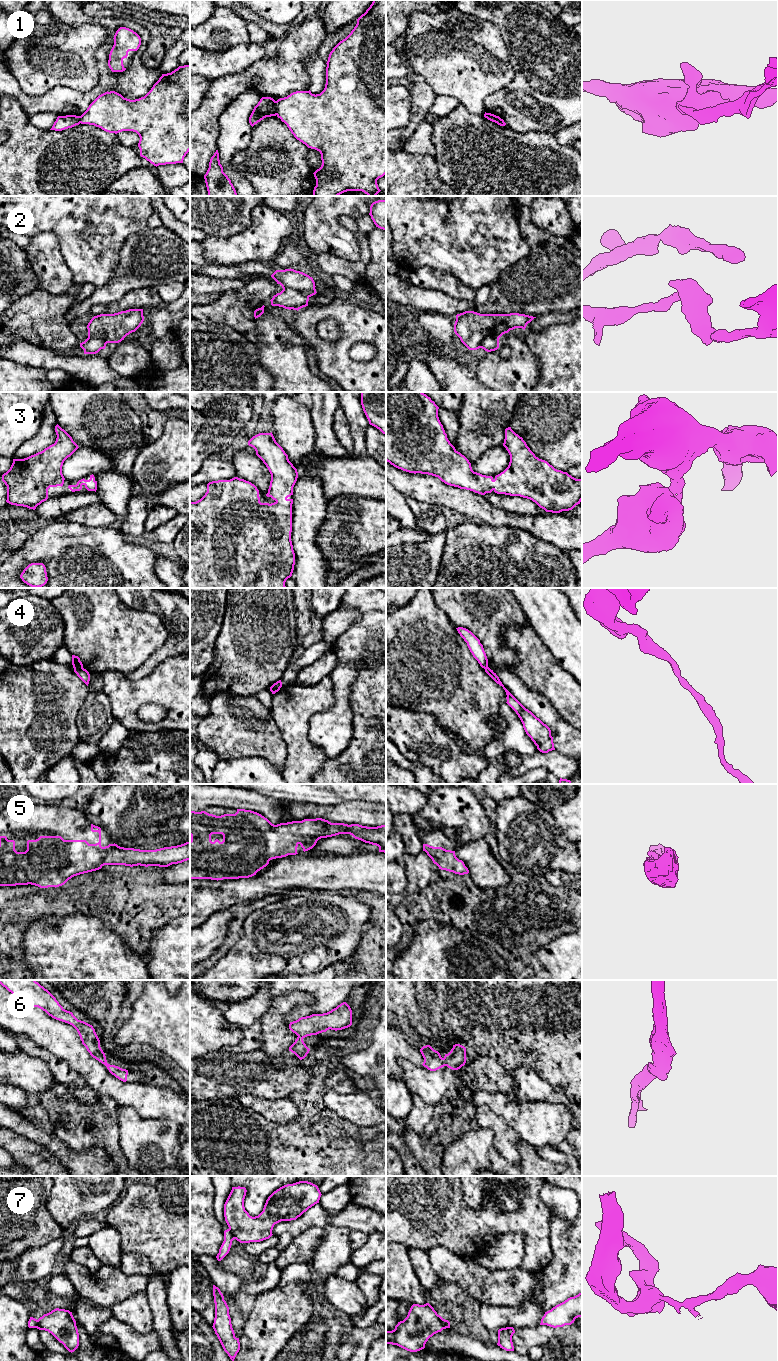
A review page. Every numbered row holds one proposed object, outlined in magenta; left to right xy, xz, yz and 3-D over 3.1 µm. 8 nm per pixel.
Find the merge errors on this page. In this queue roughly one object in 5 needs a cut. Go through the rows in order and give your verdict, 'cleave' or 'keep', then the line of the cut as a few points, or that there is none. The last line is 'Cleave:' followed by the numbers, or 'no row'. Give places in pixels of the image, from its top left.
1: cleave | xz (274, 101), (276, 114)
2: cleave | xz (283, 288), (294, 288), (308, 297)
3: keep | no cut
4: cleave | xy (82, 666), (74, 668)
5: keep | no cut
6: keep | no cut
7: cleave | xz (229, 1228), (234, 1238)
Cleave: 1, 2, 4, 7

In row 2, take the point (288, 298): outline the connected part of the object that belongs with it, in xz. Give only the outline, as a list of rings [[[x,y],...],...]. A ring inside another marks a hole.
[[[283,289],[270,300],[272,306],[279,306],[285,309],[299,310],[308,306],[309,297],[295,289]]]

